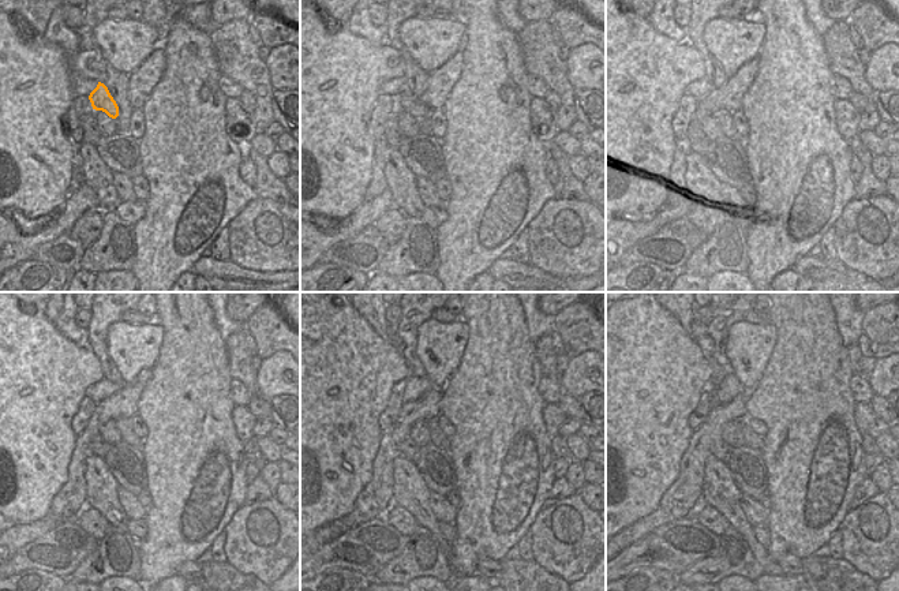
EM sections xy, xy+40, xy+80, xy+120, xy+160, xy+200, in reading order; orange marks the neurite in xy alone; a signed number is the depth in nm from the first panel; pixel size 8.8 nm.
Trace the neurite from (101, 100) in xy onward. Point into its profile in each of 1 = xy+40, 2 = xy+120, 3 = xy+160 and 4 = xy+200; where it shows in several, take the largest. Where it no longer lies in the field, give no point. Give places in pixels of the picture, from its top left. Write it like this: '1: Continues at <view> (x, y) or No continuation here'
1: Continues at xy+40 (405, 101)
2: Continues at xy+120 (124, 426)
3: Continues at xy+160 (438, 438)
4: Continues at xy+200 (750, 440).

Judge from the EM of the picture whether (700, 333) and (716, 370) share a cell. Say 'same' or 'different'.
same

